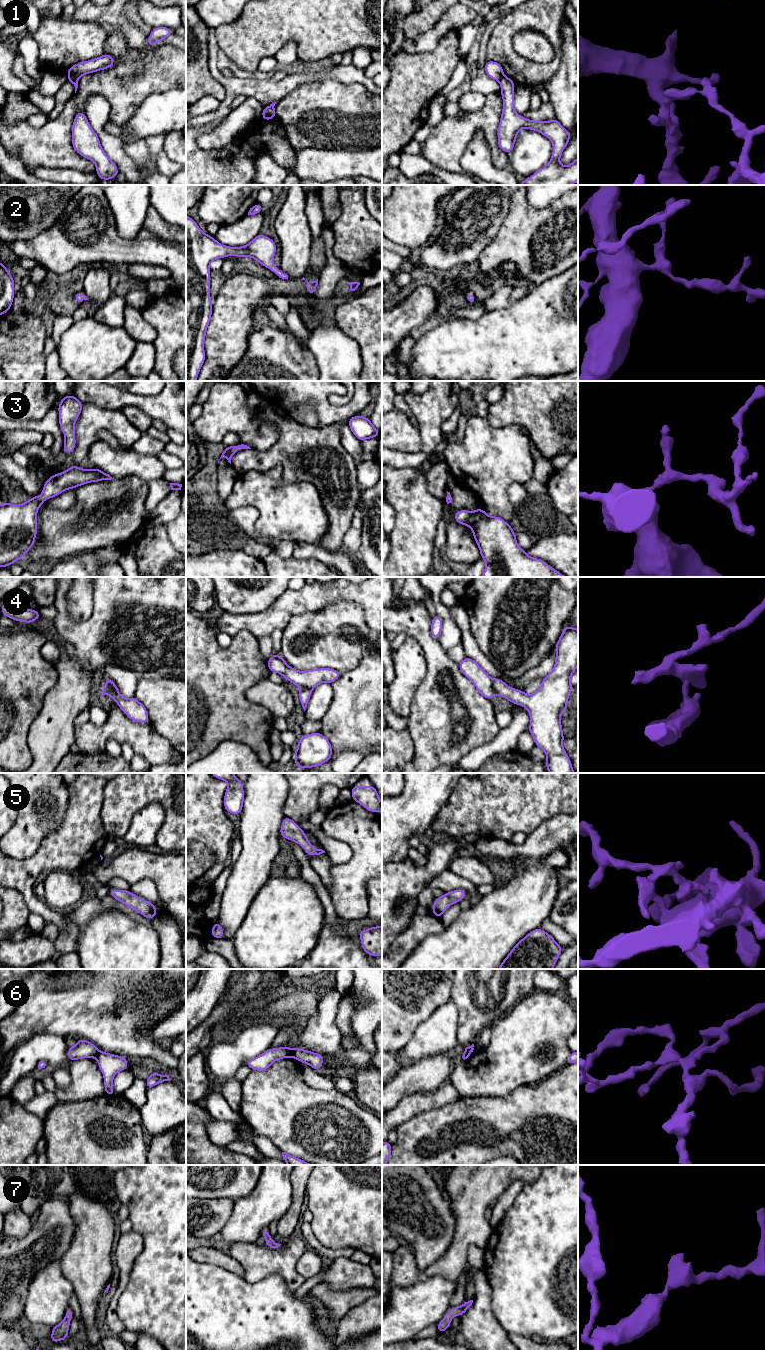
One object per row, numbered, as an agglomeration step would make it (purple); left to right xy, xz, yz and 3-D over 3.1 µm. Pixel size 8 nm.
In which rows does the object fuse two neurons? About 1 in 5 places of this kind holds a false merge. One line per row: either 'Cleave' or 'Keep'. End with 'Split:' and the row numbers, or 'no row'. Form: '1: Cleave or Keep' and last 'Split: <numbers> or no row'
1: Cleave
2: Keep
3: Keep
4: Cleave
5: Keep
6: Cleave
7: Keep
Split: 1, 4, 6

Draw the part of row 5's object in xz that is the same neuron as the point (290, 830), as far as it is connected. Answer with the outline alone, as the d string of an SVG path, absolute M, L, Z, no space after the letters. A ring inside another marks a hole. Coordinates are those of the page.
M284 817L280 828L280 836L298 843L308 856L325 853L322 849L315 849L306 837L306 833L289 817Z

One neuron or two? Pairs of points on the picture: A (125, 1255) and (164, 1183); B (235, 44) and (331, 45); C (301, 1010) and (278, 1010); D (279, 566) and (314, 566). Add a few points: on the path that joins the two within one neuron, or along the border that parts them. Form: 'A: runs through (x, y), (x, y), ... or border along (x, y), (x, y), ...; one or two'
A: border along (131, 1229), (142, 1237), (142, 1250), (138, 1256); two
B: runs through (259, 34), (307, 34); one
C: runs through (295, 1010), (284, 1010); one
D: runs through (288, 566), (305, 566); one

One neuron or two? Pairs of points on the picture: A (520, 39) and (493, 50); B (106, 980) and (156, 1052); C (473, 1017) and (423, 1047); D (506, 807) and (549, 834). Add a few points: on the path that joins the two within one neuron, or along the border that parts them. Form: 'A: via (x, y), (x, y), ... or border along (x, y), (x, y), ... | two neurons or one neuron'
A: border along (517, 31), (513, 47), (529, 58) | two neurons
B: via (105, 1001), (105, 1012), (135, 1042) | one neuron
C: border along (453, 1003), (458, 1013), (458, 1043) | two neurons
D: border along (558, 814), (545, 820), (527, 835) | two neurons

